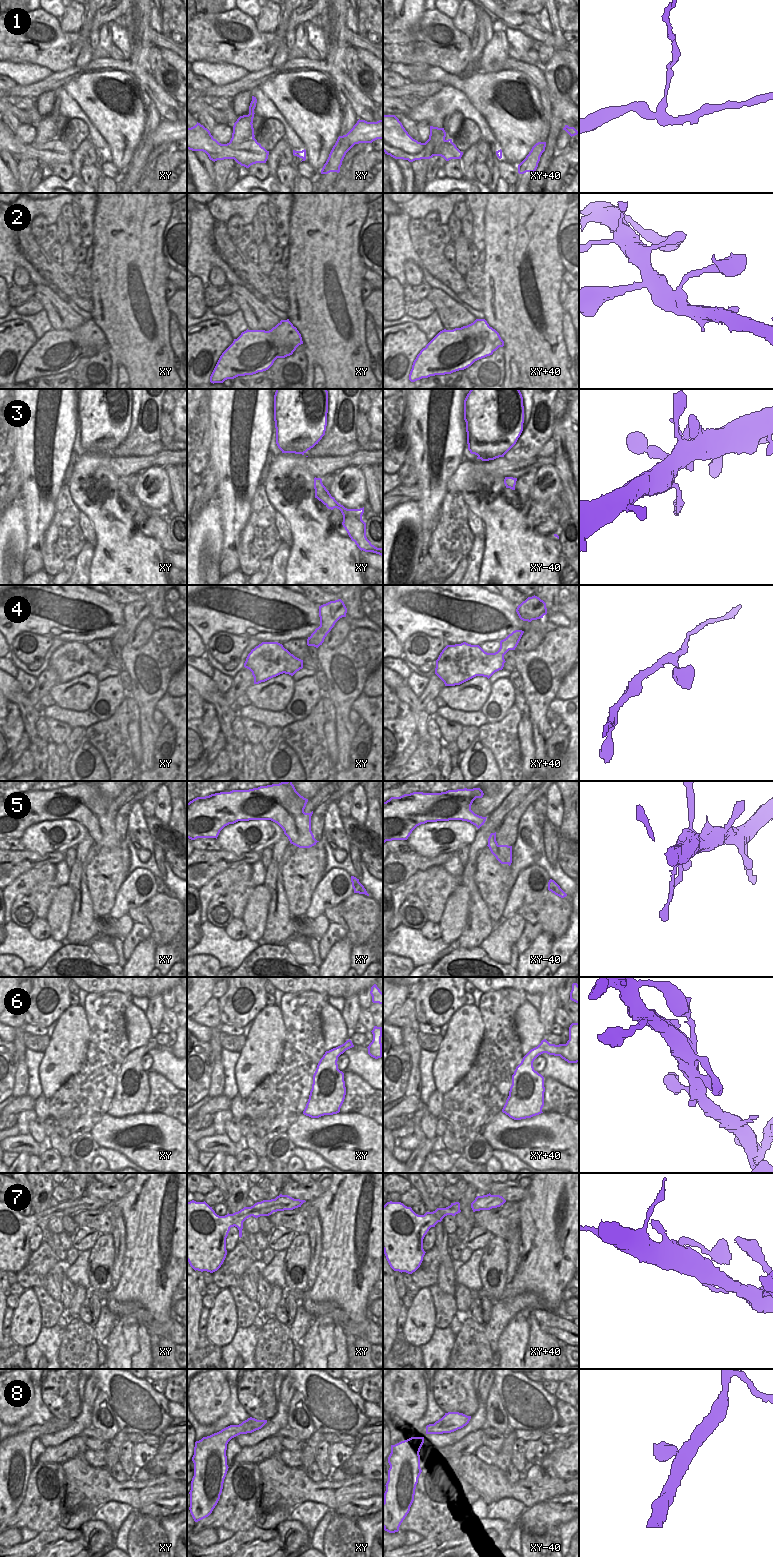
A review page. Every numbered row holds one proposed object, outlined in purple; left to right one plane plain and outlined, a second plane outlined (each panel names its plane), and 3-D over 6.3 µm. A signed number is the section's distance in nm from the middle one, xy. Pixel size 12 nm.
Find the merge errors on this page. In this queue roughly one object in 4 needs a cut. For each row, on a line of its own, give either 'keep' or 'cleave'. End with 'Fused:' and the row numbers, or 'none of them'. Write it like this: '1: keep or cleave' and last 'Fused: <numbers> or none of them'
1: cleave
2: keep
3: cleave
4: keep
5: keep
6: keep
7: keep
8: keep
Fused: 1, 3

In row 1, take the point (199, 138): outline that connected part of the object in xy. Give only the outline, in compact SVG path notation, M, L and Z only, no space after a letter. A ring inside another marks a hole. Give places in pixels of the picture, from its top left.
M197 124L187 128L187 149L203 151L212 161L234 159L238 164L249 168L256 163L266 163L269 155L255 138L241 144L221 144L213 138L210 131L203 125Z

